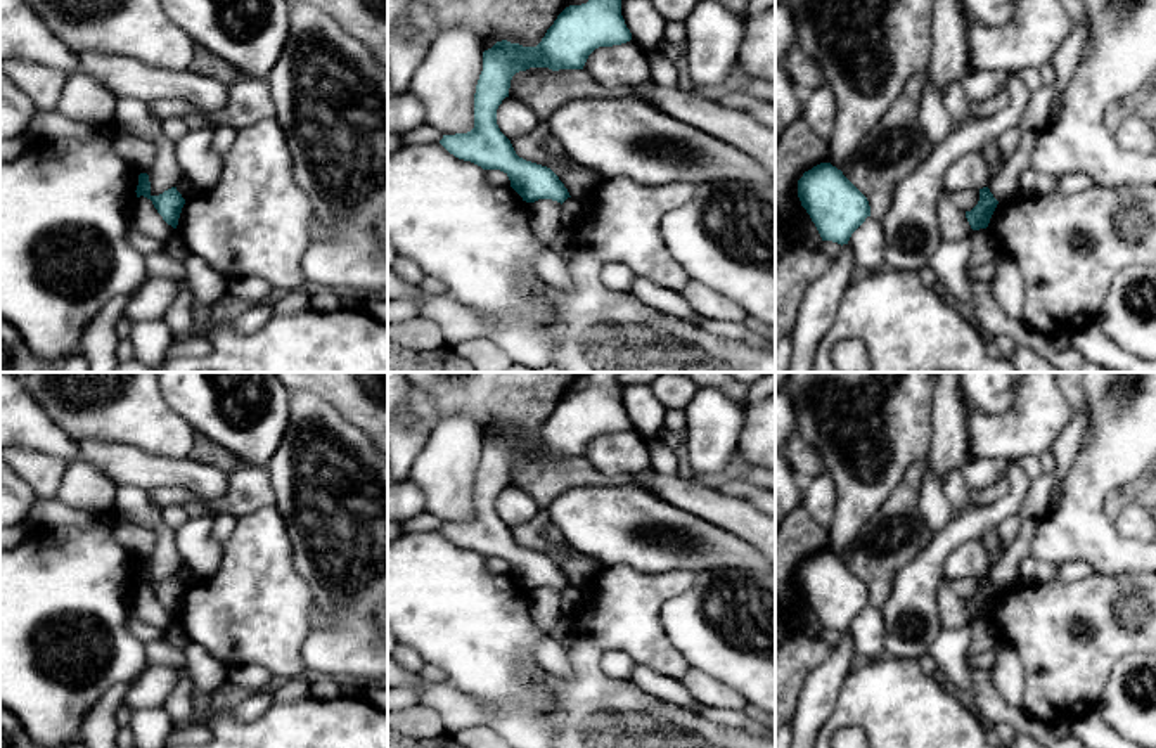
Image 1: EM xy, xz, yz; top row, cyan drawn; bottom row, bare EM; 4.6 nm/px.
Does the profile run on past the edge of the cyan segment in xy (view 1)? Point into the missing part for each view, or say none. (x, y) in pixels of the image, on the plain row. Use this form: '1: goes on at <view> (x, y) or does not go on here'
1: does not go on here

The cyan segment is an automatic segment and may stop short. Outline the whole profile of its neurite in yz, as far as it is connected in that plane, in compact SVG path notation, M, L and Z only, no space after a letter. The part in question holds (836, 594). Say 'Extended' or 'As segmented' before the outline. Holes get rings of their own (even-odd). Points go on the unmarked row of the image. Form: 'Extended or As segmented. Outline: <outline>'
As segmented. Outline: M820 551L798 568L801 594L822 629L848 632L851 622L870 604L867 585L831 551Z

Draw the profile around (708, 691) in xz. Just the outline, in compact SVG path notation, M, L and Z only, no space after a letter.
M697 668L687 672L684 686L701 706L744 712L749 705L735 689Z

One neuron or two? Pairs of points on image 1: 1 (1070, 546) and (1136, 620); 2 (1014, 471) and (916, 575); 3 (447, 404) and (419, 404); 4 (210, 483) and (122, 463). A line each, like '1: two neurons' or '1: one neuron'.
1: two neurons
2: one neuron
3: two neurons
4: one neuron

